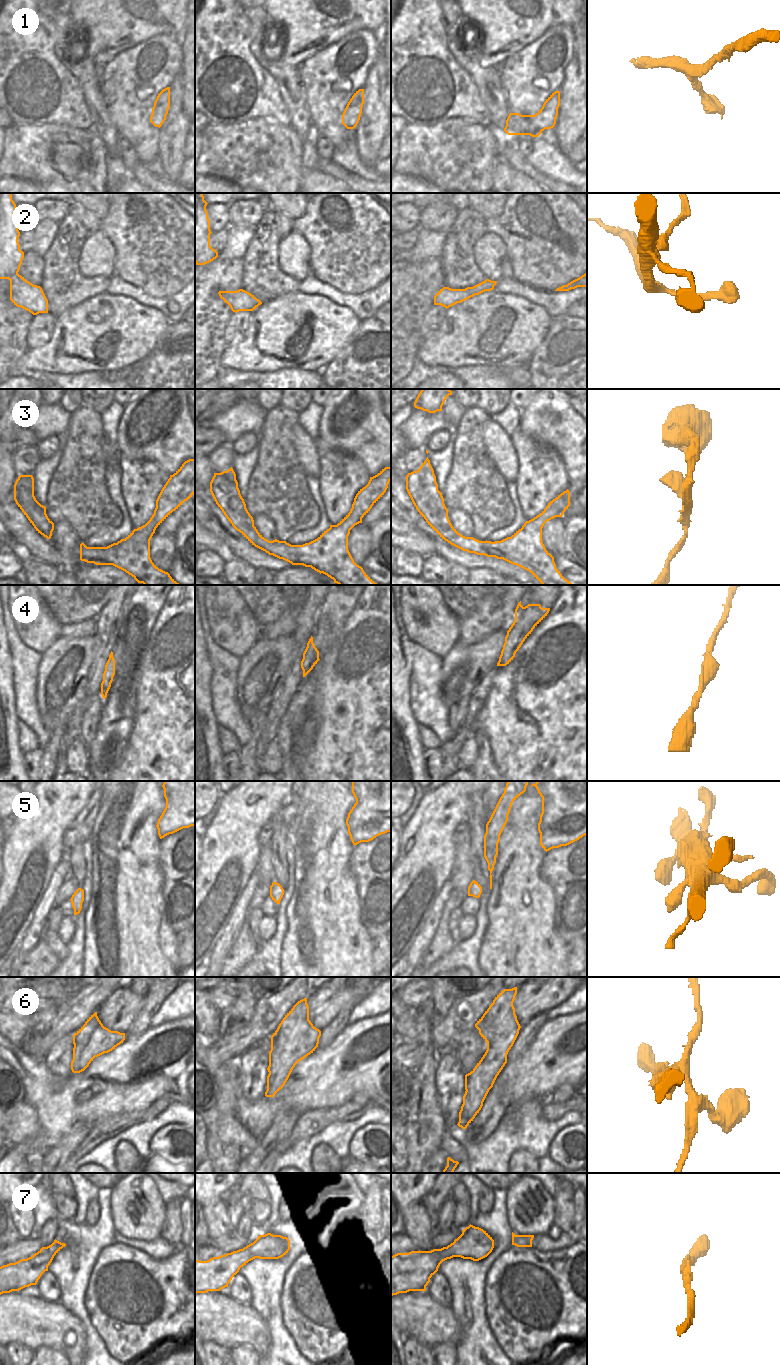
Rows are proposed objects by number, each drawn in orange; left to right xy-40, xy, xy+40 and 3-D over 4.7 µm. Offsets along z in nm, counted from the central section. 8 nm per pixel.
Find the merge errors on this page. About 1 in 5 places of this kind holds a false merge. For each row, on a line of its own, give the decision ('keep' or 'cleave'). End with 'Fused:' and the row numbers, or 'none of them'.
1: keep
2: keep
3: keep
4: keep
5: keep
6: cleave
7: keep
Fused: 6

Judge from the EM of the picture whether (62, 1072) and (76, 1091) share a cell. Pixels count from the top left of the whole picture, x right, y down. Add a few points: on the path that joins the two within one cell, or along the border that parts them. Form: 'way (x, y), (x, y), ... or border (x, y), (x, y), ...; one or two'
border (46, 1065), (62, 1078), (72, 1073); two

